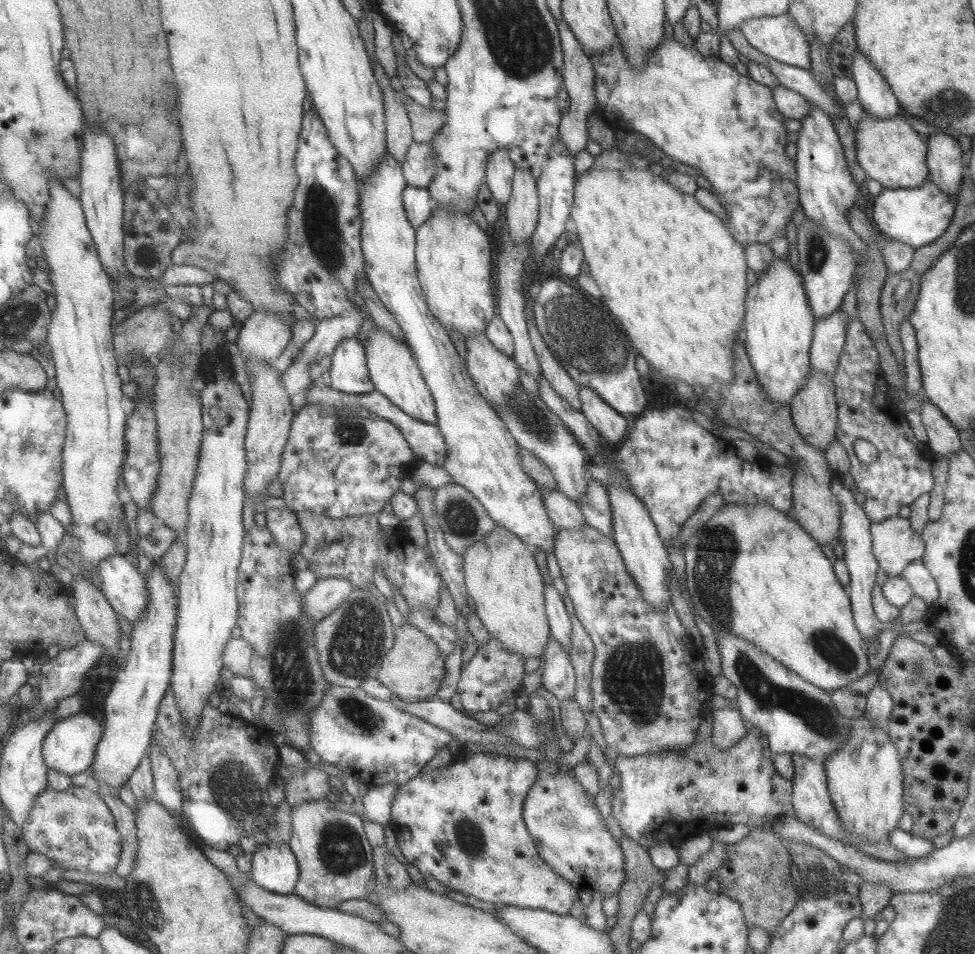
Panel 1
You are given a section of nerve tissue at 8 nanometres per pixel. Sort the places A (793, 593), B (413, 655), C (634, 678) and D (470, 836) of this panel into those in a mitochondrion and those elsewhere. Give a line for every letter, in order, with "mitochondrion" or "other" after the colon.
A: other
B: other
C: mitochondrion
D: mitochondrion

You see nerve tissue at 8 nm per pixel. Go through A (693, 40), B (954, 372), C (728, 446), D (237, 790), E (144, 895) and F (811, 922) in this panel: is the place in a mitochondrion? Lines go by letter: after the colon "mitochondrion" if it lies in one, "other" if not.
A: other
B: other
C: other
D: mitochondrion
E: mitochondrion
F: other

